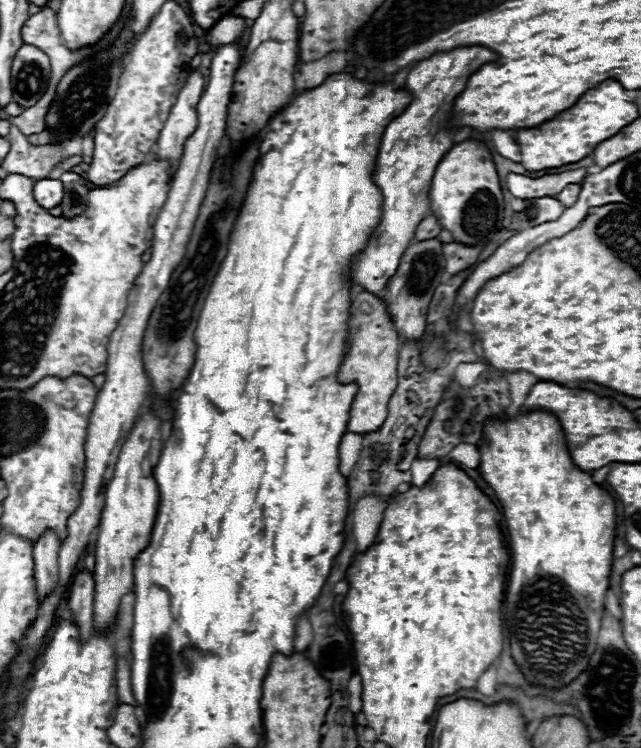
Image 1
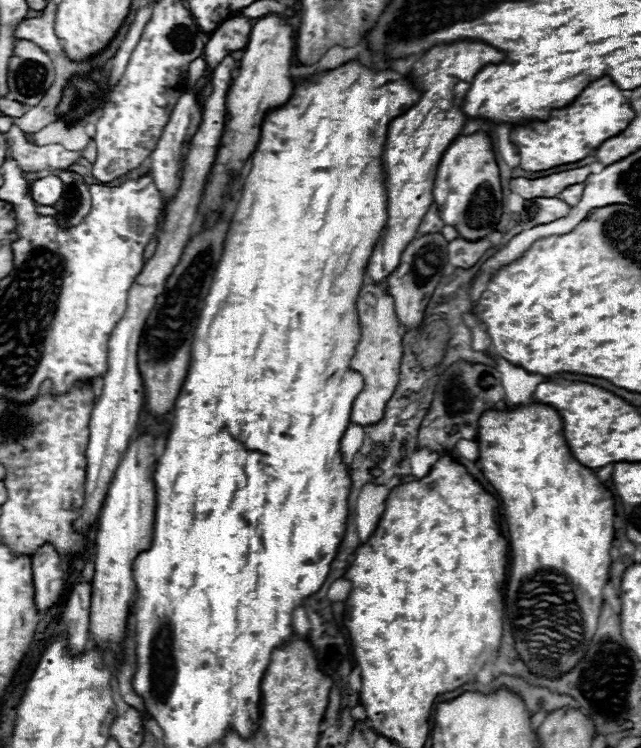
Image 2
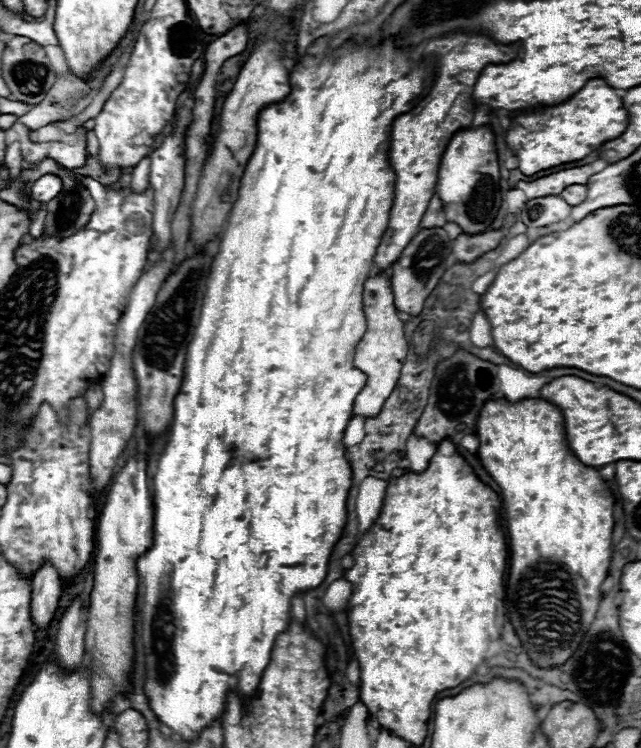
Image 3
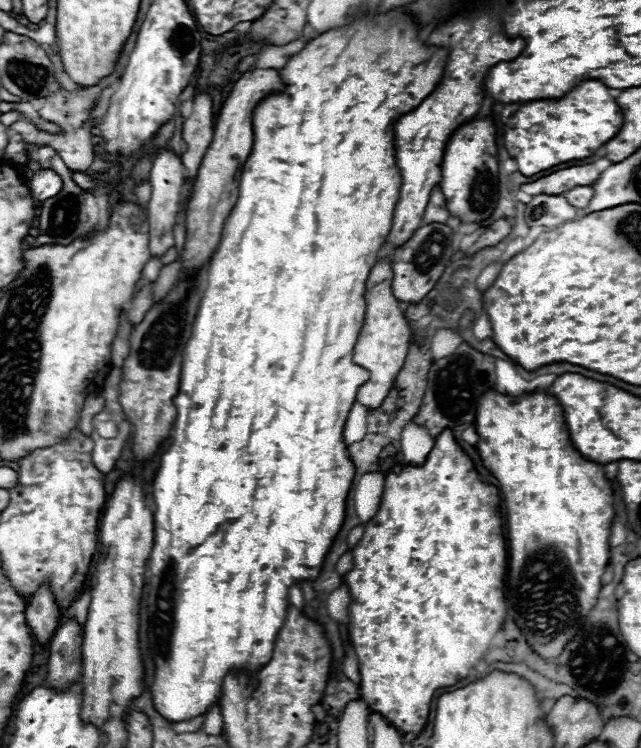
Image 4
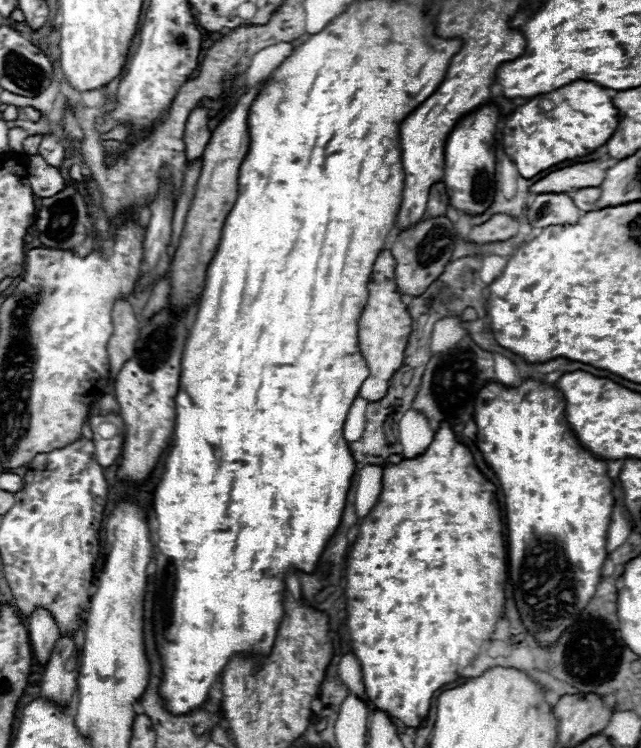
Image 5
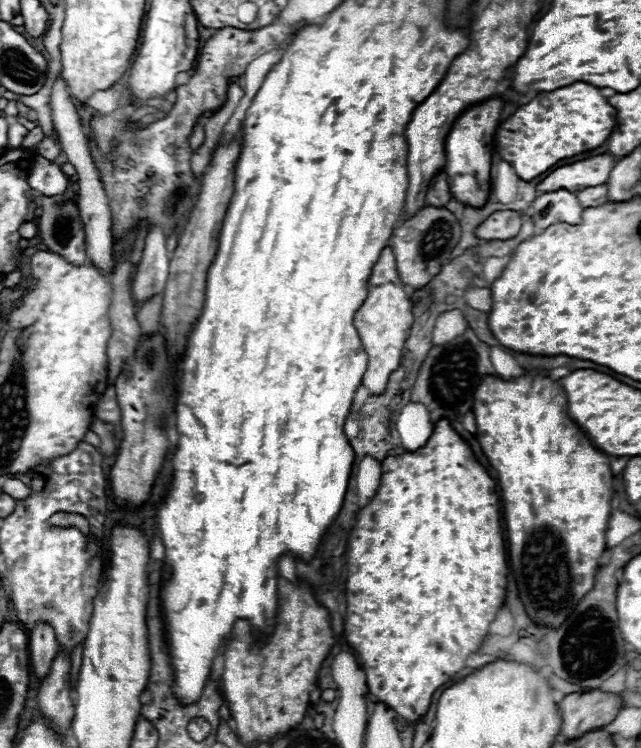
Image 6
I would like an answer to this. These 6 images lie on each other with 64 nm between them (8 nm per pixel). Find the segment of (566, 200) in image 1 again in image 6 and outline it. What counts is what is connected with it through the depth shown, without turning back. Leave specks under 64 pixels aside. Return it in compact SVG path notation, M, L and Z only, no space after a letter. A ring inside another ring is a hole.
M600 184L600 186L584 188L584 190L576 192L576 196L578 196L578 202L582 208L596 208L606 202L606 192L608 192L606 184Z

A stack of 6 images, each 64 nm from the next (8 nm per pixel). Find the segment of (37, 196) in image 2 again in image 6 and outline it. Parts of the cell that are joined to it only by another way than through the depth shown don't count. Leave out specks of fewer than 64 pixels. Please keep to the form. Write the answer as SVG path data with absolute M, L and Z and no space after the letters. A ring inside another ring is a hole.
M36 154L32 158L32 168L28 174L28 184L32 190L36 190L42 196L58 196L66 190L68 178L60 170L58 164L46 160L44 156Z

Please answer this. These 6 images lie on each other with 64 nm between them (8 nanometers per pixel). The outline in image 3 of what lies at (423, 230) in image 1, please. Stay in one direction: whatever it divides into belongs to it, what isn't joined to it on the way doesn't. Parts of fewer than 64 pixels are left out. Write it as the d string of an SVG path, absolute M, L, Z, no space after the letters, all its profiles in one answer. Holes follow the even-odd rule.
M434 196L428 204L428 210L426 210L422 222L420 222L420 228L442 228L444 224L446 224L446 220L444 220L440 198Z

